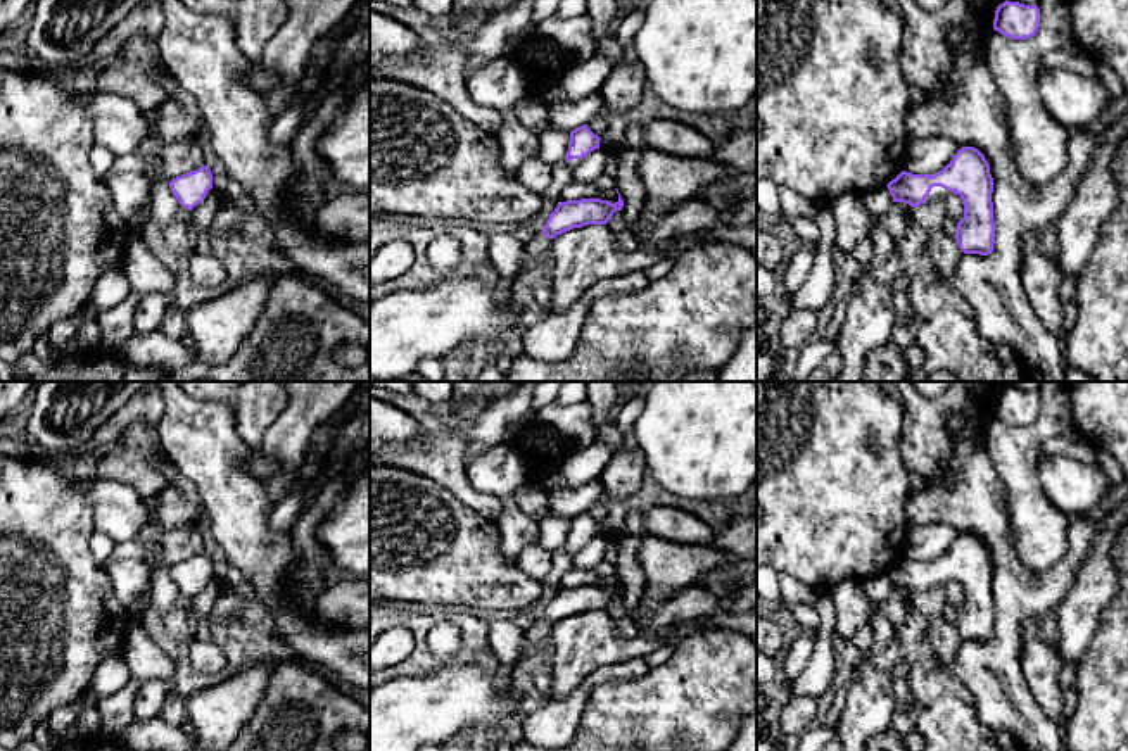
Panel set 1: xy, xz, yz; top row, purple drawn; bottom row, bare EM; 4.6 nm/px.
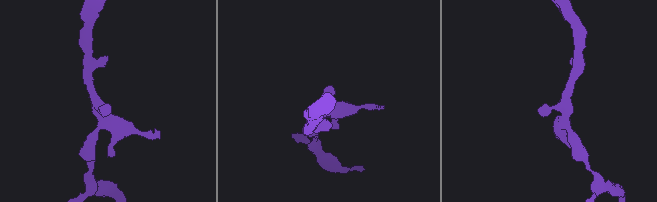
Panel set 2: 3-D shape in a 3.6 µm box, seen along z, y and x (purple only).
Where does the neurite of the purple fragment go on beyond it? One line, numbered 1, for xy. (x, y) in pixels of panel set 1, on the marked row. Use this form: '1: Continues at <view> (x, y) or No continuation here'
1: No continuation here

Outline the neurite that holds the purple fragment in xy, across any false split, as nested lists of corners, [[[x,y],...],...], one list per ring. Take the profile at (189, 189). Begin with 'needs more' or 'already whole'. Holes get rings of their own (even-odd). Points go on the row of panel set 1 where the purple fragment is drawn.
already whole; [[[202,166],[195,171],[176,176],[169,181],[169,186],[178,204],[192,211],[212,188],[212,173],[207,166]]]

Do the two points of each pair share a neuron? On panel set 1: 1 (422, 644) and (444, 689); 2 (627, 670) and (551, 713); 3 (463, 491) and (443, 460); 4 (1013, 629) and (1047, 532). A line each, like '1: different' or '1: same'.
1: different
2: same
3: same
4: different

